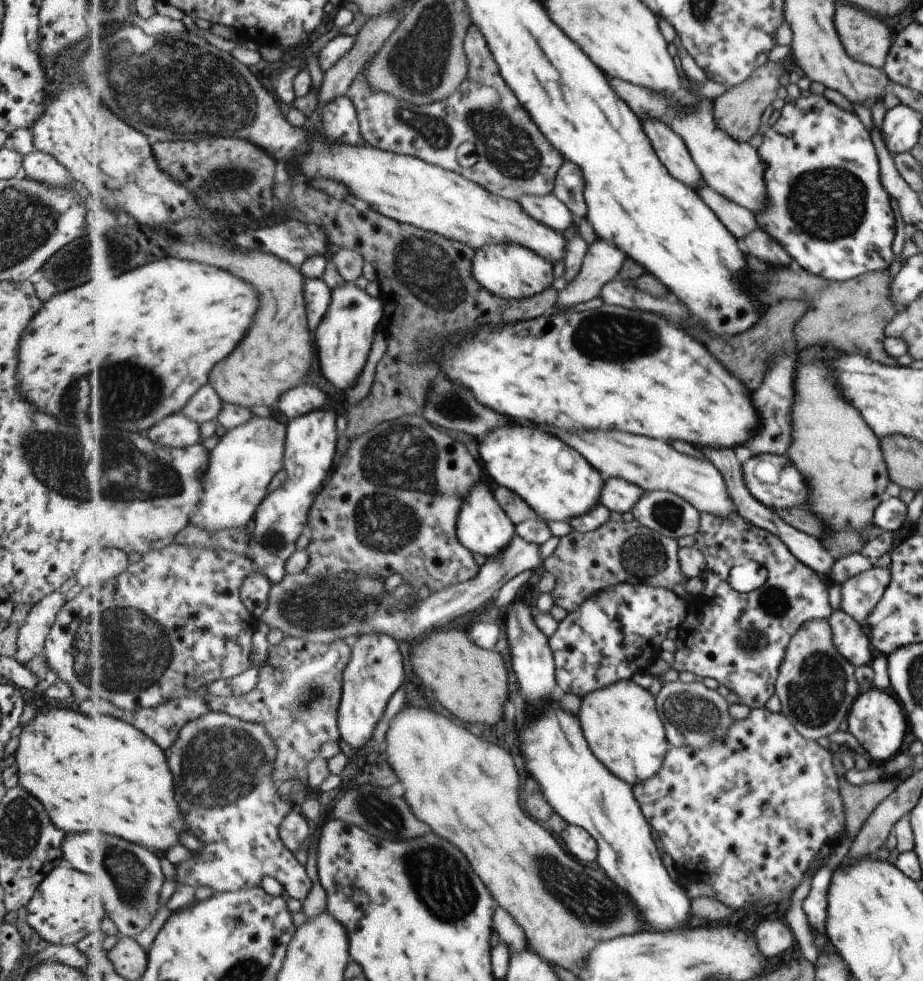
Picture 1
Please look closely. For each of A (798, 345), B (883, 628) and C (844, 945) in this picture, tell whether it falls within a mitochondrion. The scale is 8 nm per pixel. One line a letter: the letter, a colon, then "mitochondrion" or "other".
A: other
B: other
C: other

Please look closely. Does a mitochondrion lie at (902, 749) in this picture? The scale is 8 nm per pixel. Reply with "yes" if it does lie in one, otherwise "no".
no

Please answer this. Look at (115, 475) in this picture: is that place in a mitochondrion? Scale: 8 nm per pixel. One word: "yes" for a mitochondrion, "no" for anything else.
yes

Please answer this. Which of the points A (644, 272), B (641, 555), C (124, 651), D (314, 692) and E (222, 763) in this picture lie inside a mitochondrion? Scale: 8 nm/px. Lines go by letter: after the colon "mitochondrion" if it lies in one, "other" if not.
A: other
B: mitochondrion
C: mitochondrion
D: mitochondrion
E: mitochondrion

